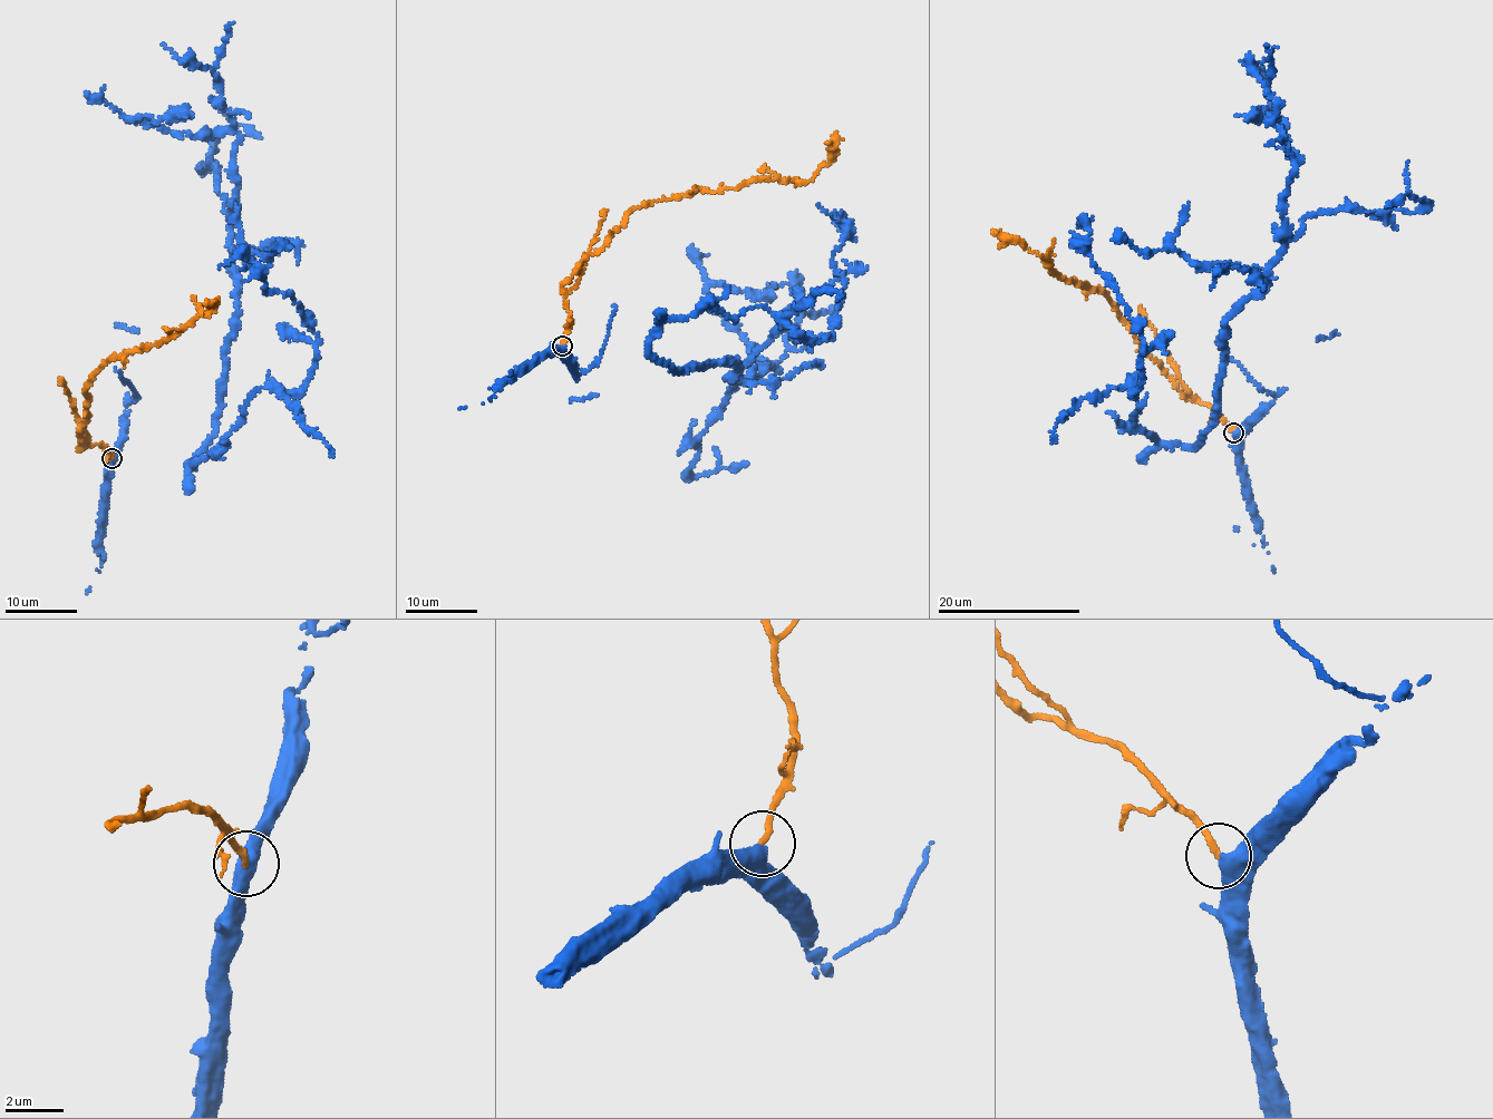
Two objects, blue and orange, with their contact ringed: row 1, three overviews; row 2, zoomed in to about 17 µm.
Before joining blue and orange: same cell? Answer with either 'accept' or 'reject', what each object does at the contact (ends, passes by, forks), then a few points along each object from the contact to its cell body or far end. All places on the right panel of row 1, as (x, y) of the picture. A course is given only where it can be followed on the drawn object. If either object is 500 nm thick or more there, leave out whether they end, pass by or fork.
accept; blue runs (1234, 431), (1249, 420), (1199, 444), (1215, 410), (1225, 317), (1268, 279), (1299, 159), (1273, 112), (1235, 116); orange runs (1233, 431), (1215, 412), (1180, 390), (1103, 291), (1069, 283), (1057, 276), (1043, 258), (997, 232)

